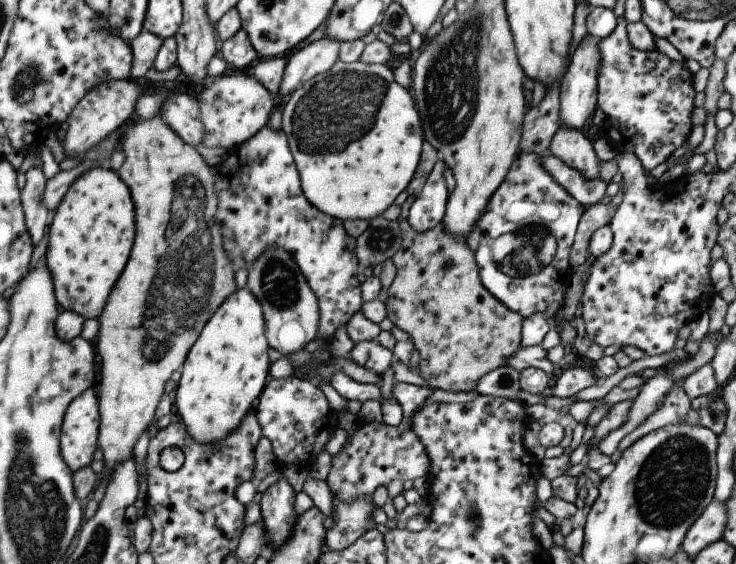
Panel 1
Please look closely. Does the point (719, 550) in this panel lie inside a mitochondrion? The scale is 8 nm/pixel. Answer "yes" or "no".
no

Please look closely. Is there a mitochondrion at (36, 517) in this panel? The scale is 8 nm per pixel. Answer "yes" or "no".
yes

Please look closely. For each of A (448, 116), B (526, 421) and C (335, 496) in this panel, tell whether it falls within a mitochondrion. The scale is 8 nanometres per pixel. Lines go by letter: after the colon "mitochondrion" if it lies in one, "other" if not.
A: mitochondrion
B: other
C: other

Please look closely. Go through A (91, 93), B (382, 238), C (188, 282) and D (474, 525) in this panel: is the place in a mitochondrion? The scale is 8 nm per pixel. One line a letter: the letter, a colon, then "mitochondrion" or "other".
A: other
B: mitochondrion
C: mitochondrion
D: mitochondrion

